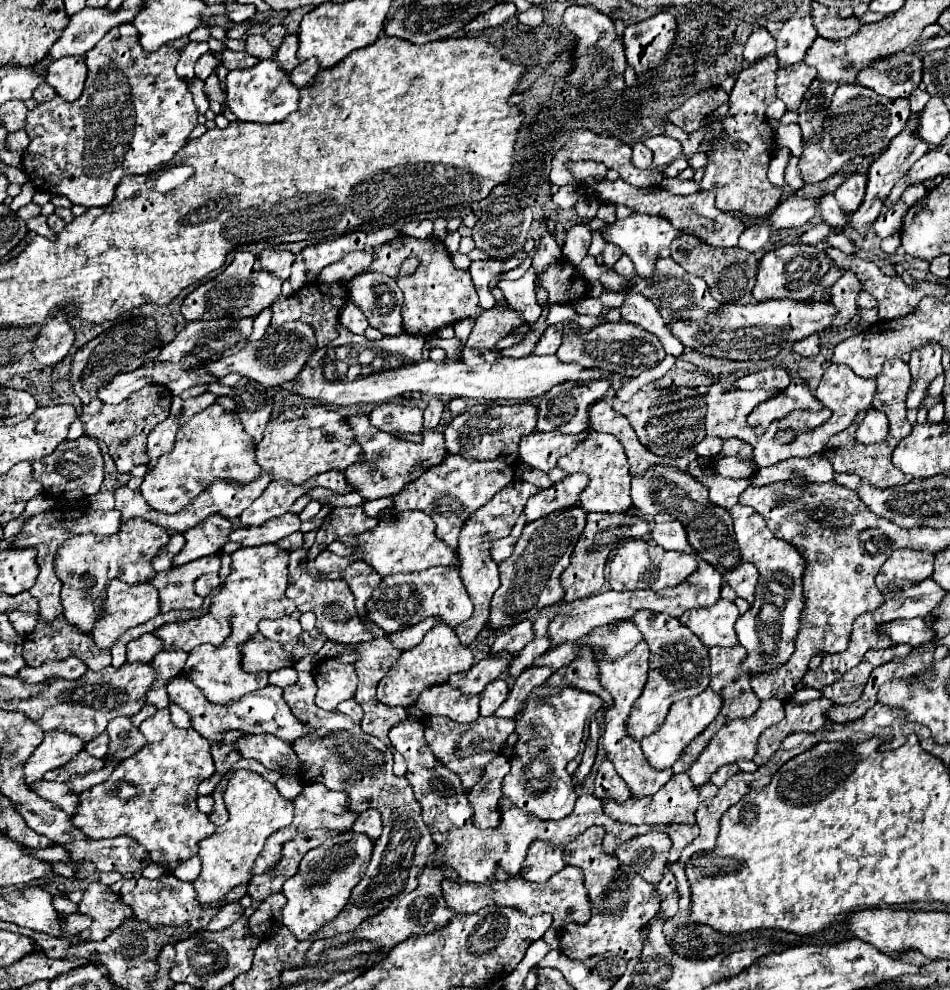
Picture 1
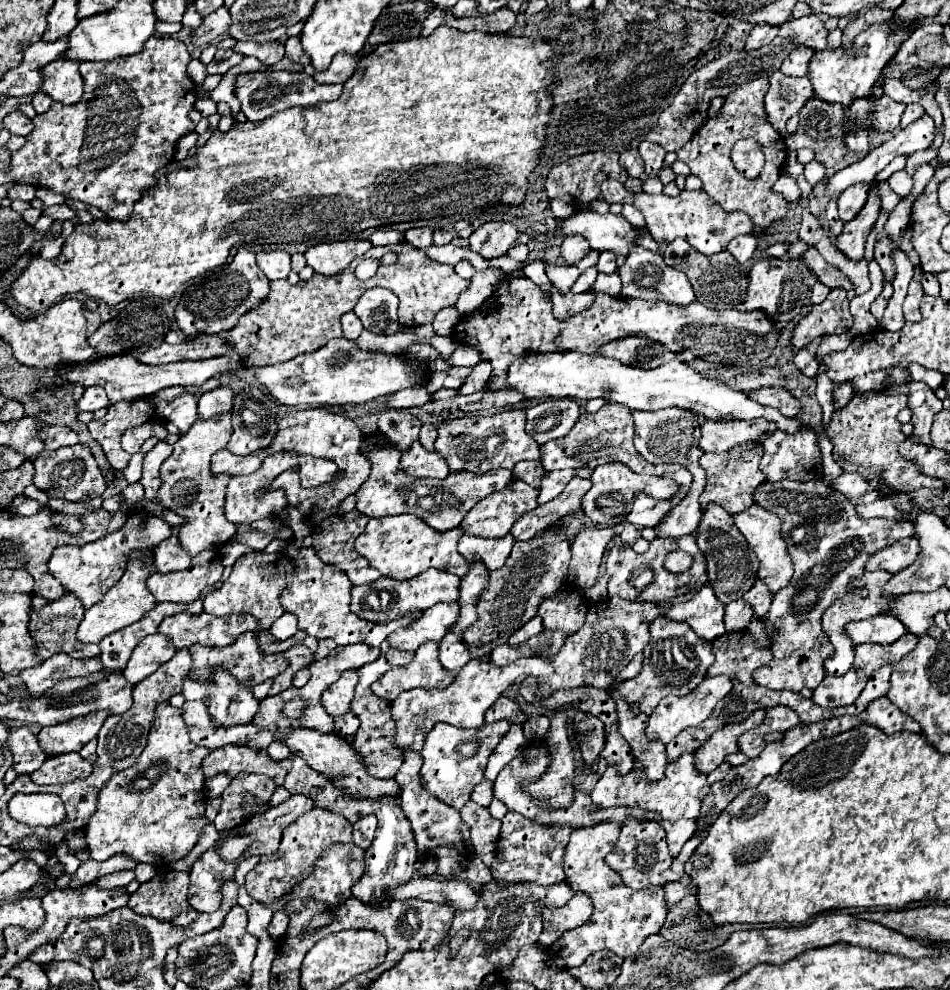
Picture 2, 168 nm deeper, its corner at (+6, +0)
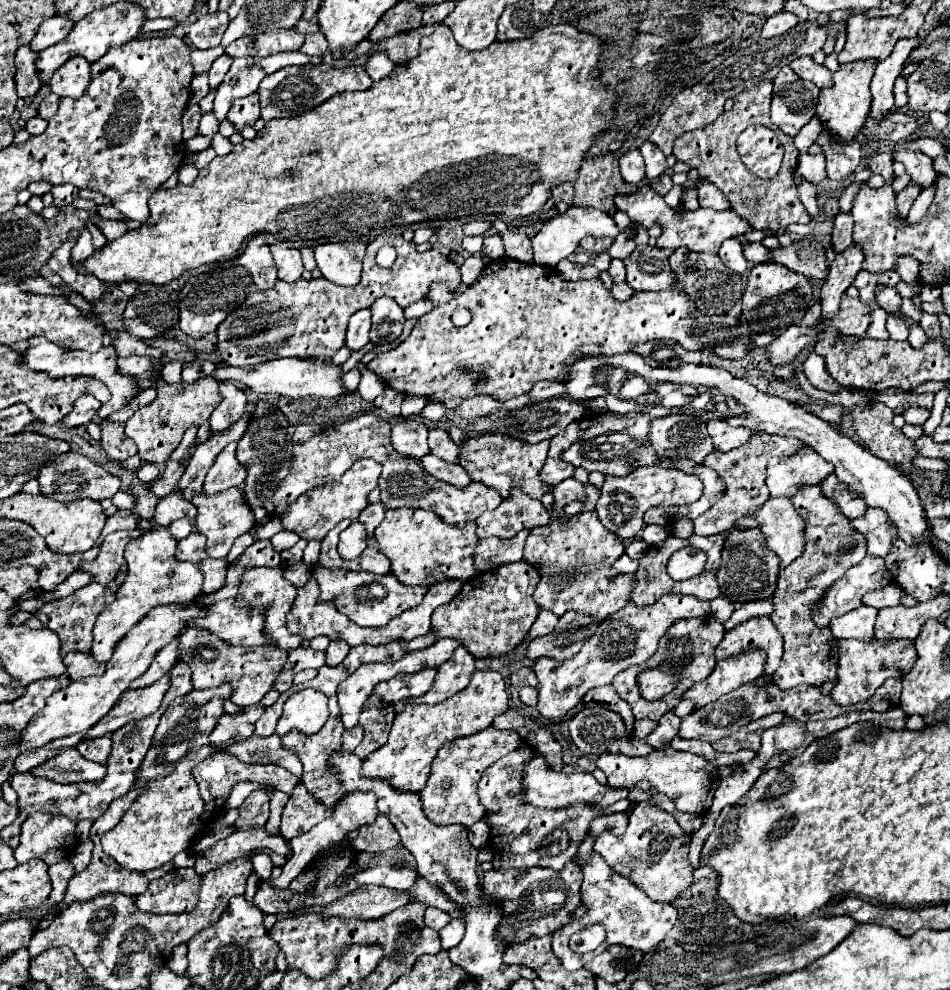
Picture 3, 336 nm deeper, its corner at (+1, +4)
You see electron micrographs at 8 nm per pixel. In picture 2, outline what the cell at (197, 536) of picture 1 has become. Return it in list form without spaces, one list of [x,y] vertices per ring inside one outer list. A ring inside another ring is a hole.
[[[220,414],[210,420],[198,420],[180,440],[174,444],[172,456],[162,464],[162,488],[158,492],[160,504],[166,504],[172,512],[180,514],[186,524],[180,528],[180,544],[188,550],[190,556],[200,554],[202,550],[212,550],[232,540],[238,532],[238,524],[232,524],[224,516],[224,498],[230,476],[212,476],[210,458],[220,448],[226,448],[232,436],[230,414]]]

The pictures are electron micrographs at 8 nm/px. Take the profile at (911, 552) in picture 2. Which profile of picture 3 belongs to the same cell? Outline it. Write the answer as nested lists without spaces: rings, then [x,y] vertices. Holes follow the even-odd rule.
[[[869,508],[867,514],[853,520],[853,524],[859,528],[859,532],[863,532],[863,536],[867,536],[867,554],[885,558],[891,552],[893,542],[897,540],[897,530],[895,524],[891,524],[891,520],[879,512],[879,508]]]

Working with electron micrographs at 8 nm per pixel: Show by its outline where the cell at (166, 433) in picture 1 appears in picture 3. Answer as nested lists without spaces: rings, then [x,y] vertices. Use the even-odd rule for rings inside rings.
[[[175,488],[171,494],[159,498],[153,520],[157,526],[169,526],[173,520],[179,520],[179,518],[193,520],[195,506],[185,500],[185,496],[179,492],[179,488]]]

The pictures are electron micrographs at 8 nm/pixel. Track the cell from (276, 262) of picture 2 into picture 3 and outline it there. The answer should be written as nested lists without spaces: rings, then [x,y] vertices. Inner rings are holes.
[[[273,246],[271,248],[273,254],[273,262],[277,266],[277,278],[285,280],[285,282],[295,282],[301,278],[303,272],[303,262],[301,262],[301,254],[297,248],[281,248],[281,246]]]

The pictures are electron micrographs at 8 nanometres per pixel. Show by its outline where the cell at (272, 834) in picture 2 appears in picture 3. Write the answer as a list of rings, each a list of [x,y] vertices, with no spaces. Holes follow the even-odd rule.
[[[265,826],[237,828],[231,832],[231,836],[219,840],[213,848],[207,848],[197,854],[195,872],[199,876],[205,876],[207,872],[211,872],[211,866],[221,866],[221,864],[233,862],[233,860],[249,854],[251,850],[259,850],[259,848],[267,848],[281,856],[287,856],[287,852],[289,852],[287,840],[281,834],[269,834],[265,830]]]

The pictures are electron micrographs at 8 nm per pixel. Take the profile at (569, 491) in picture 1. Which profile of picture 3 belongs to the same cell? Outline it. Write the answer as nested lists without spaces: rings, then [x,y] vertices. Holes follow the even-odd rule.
[[[523,528],[523,532],[519,532],[511,540],[497,537],[479,540],[479,546],[475,548],[477,570],[485,568],[485,564],[501,566],[501,564],[507,564],[507,562],[519,562],[523,558],[523,544],[525,544],[527,536],[529,536],[529,530]]]

